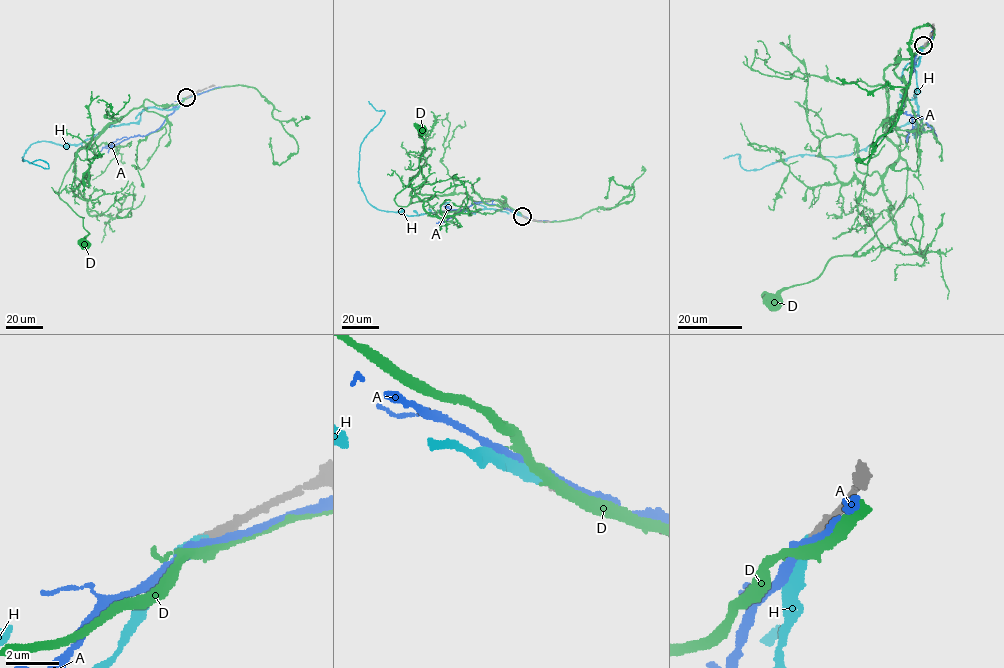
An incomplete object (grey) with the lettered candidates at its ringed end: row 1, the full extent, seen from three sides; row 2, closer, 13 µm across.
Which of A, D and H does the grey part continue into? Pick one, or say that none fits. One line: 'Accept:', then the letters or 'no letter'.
Accept: H

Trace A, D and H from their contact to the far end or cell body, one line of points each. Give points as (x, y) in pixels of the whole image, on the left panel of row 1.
A: (187, 97), (154, 131), (117, 139), (100, 151)
D: (187, 97), (163, 105), (146, 99), (76, 153), (58, 195), (83, 218), (86, 244)
H: (186, 97), (78, 144), (32, 144), (23, 161), (49, 167), (32, 162)

